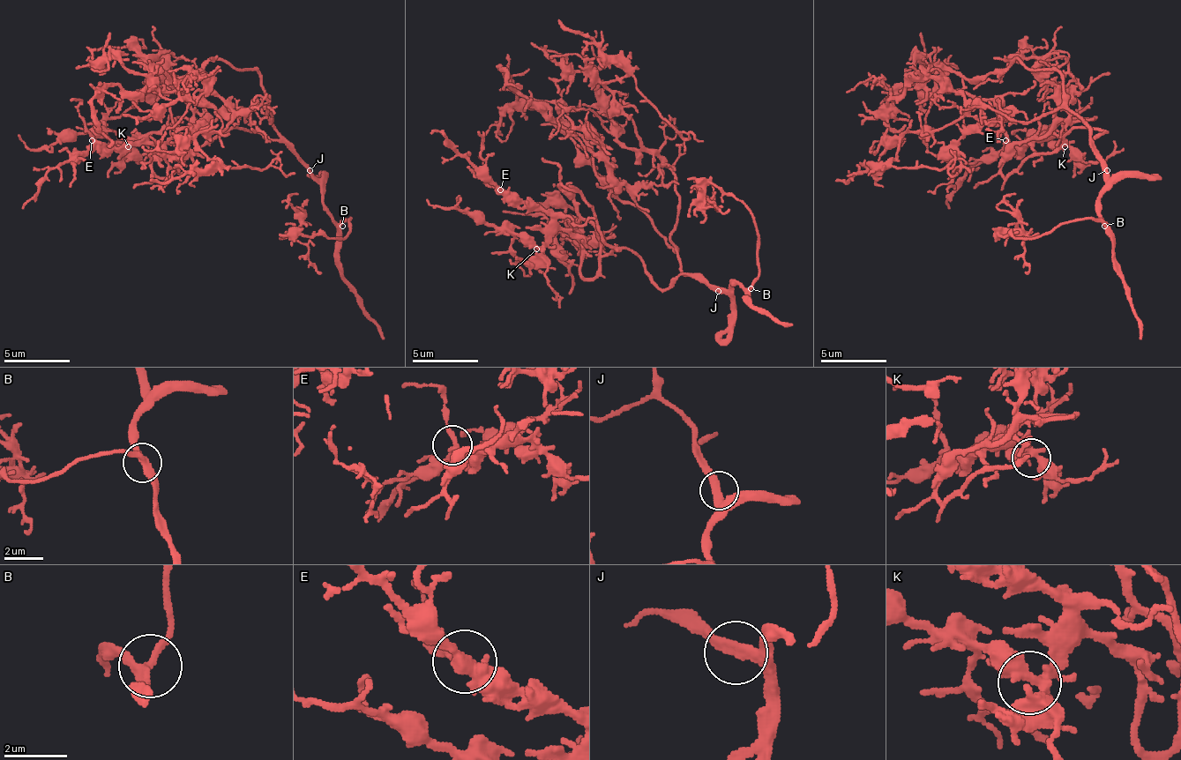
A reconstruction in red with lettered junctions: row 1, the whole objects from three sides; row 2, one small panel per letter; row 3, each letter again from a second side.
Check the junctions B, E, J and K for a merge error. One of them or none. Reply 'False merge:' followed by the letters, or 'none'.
False merge: none

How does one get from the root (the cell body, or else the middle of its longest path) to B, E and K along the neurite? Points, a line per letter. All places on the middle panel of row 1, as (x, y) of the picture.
B: (681, 269), (717, 288), (728, 288), (730, 285), (751, 288)
E: (681, 269), (688, 271), (661, 288), (628, 249), (589, 256), (540, 209), (519, 209), (500, 190)
K: (681, 269), (688, 271), (661, 288), (628, 249), (589, 256), (559, 229), (536, 249)

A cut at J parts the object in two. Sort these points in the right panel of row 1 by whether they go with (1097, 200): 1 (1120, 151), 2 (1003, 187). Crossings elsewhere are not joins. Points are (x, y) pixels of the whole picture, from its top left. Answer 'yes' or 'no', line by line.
1: no
2: no

